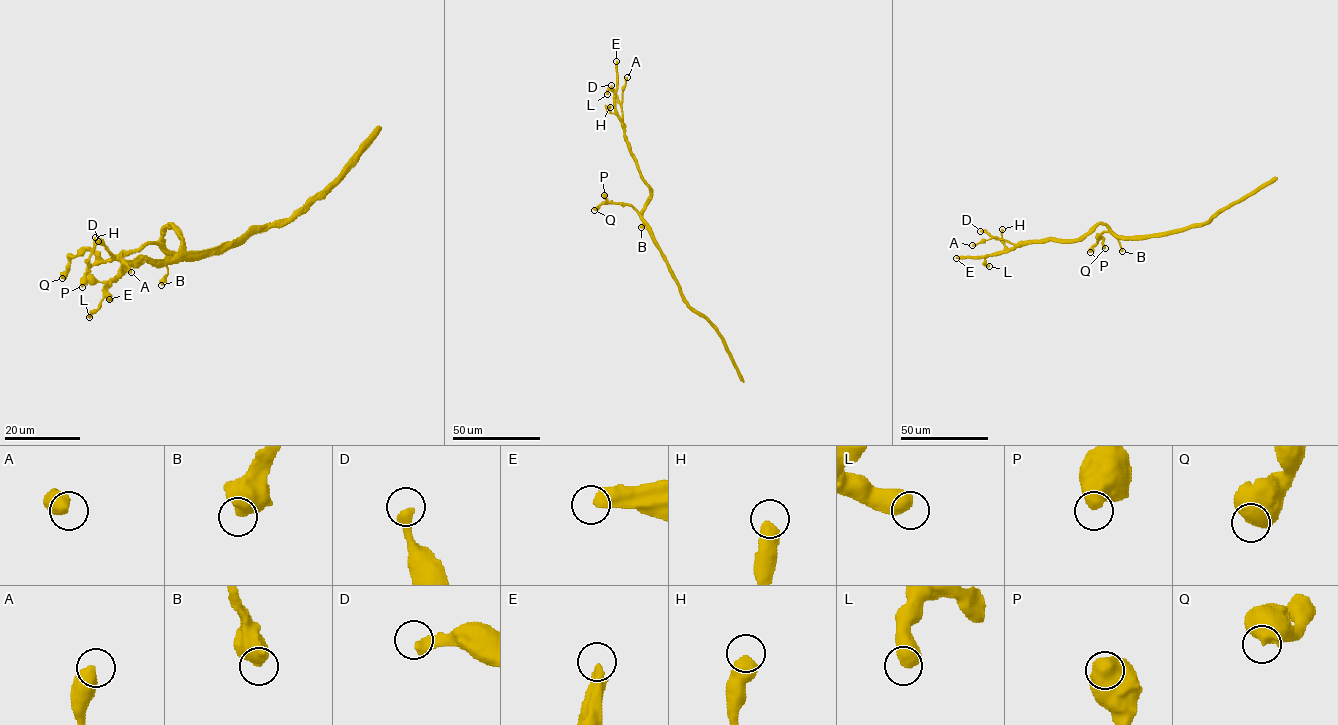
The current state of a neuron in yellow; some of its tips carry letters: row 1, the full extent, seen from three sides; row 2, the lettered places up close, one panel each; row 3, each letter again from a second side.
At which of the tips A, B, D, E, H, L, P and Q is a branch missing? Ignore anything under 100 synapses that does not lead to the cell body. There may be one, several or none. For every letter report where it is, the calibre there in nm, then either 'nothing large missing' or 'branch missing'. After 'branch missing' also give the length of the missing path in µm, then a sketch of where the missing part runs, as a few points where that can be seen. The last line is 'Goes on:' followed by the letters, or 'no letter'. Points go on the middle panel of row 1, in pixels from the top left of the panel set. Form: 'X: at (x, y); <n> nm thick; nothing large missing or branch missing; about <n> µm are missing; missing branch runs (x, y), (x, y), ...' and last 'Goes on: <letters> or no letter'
A: at (627, 77); 550 nm thick; nothing large missing
B: at (641, 227); 600 nm thick; nothing large missing
D: at (611, 85); 420 nm thick; nothing large missing
E: at (616, 61); 480 nm thick; branch missing; about 550 µm are missing
H: at (610, 107); 550 nm thick; nothing large missing
L: at (607, 94); 600 nm thick; nothing large missing
P: at (604, 195); 600 nm thick; nothing large missing
Q: at (594, 210); 700 nm thick; nothing large missing
Goes on: E

